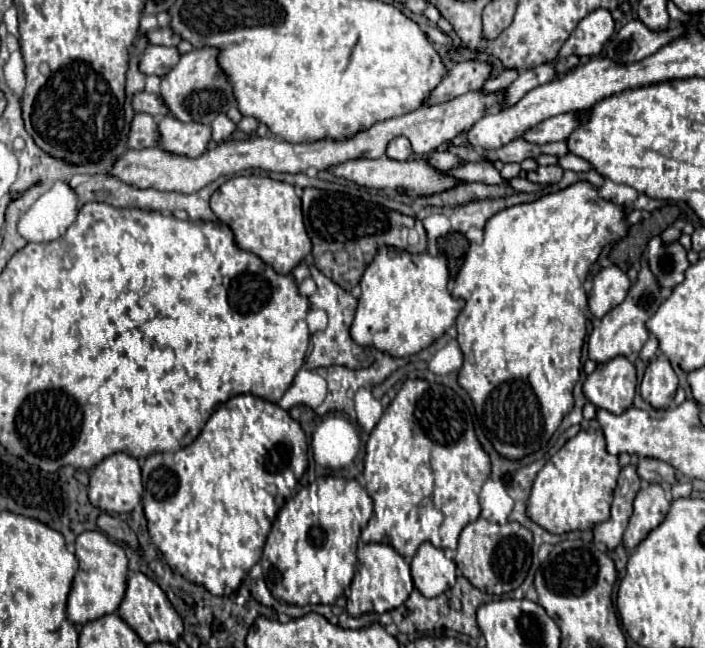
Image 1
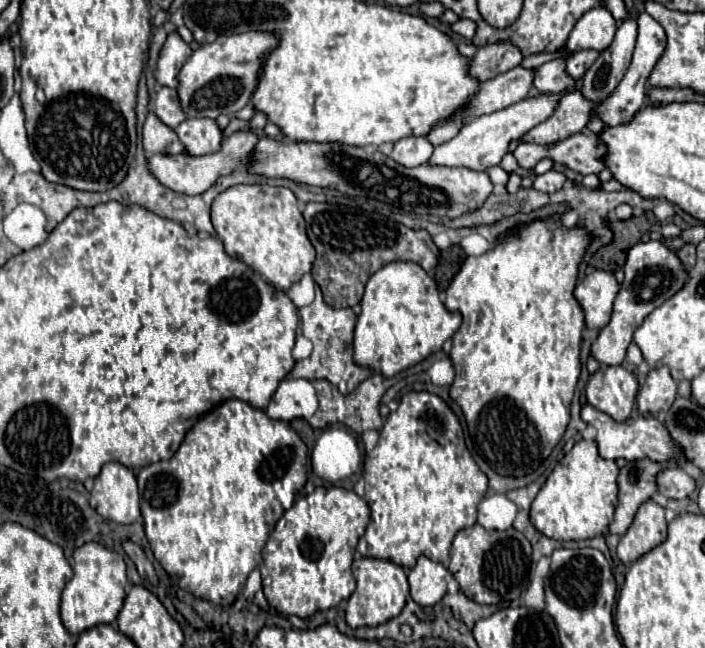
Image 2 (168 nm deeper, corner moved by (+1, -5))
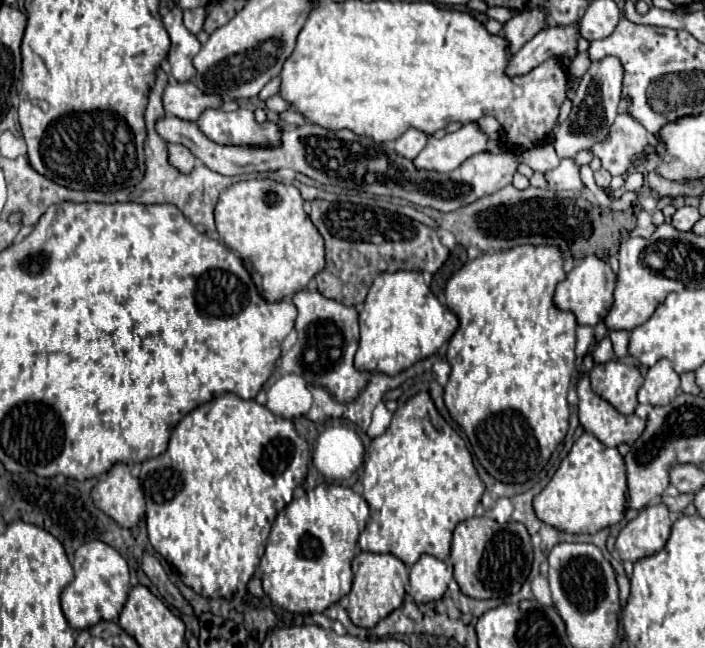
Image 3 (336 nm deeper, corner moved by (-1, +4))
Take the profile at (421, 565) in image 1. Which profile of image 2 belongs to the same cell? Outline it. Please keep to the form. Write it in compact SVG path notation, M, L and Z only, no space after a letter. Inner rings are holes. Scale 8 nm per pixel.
M422 555L408 573L410 595L422 607L436 605L444 597L450 579L452 575L442 563L436 563Z

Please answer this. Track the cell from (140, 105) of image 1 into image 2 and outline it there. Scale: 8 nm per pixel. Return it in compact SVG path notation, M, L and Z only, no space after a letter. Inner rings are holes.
M160 87L160 91L156 93L154 113L168 127L176 127L178 123L182 123L186 119L182 115L182 109L178 107L178 97L174 95L174 89L170 89L170 87Z

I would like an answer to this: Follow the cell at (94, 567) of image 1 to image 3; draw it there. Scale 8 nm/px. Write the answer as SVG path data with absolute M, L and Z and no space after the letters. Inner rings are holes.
M86 542L74 554L74 580L62 592L62 610L74 630L84 630L100 620L116 620L130 590L126 560L104 542Z

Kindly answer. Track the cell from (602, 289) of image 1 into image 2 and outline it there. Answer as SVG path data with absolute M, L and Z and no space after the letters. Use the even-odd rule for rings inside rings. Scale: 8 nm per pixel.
M602 269L586 275L584 281L576 287L574 295L584 309L588 329L602 329L610 321L612 305L618 291L620 285L616 277Z

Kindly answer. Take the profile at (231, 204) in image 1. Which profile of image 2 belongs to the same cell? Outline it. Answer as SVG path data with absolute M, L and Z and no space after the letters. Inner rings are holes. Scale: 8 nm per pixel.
M234 185L212 201L212 225L226 253L258 271L270 285L286 291L312 267L316 251L306 237L306 223L288 187Z

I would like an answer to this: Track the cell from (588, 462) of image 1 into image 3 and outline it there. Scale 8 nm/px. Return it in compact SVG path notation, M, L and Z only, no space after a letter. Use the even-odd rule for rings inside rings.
M584 432L572 446L572 450L568 452L568 456L562 460L558 472L554 474L554 478L550 480L550 484L534 498L534 510L536 516L570 534L596 534L602 528L608 528L612 524L618 524L624 518L626 512L626 466L624 466L624 458L618 452L618 448L610 448L604 446L594 434Z

